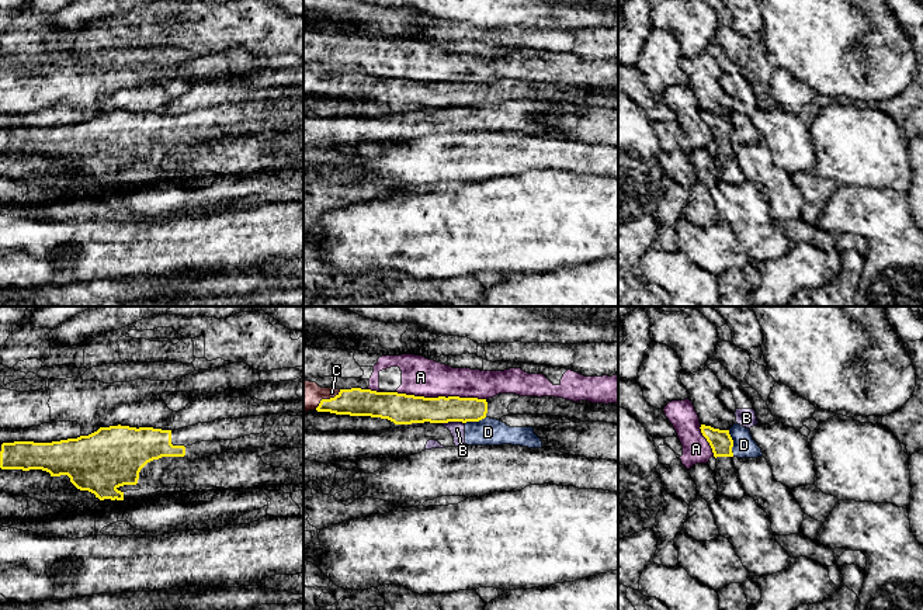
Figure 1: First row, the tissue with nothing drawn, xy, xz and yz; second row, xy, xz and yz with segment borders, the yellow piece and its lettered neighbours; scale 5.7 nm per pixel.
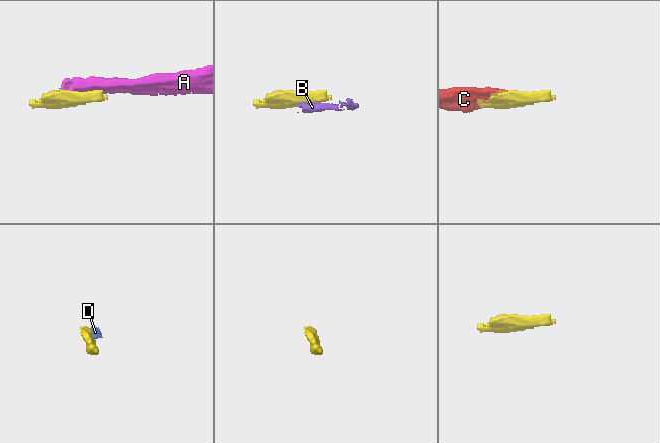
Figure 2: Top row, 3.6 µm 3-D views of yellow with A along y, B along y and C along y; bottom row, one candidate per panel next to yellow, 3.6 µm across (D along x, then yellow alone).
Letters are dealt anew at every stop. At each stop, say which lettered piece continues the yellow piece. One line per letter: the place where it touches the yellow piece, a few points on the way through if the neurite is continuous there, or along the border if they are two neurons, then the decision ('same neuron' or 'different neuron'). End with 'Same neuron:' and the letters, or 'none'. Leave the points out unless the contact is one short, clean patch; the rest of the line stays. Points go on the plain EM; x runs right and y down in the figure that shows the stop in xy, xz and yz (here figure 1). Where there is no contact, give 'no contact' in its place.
A: meets yellow in xz at (441, 82); different neuron
B: meets yellow in xz at (453, 106); different neuron
C: meets yellow in xz at (326, 85); same neuron
D: meets yellow in yz at (732, 128); border along yz (728, 115), (732, 124), (734, 141); different neuron
Same neuron: C

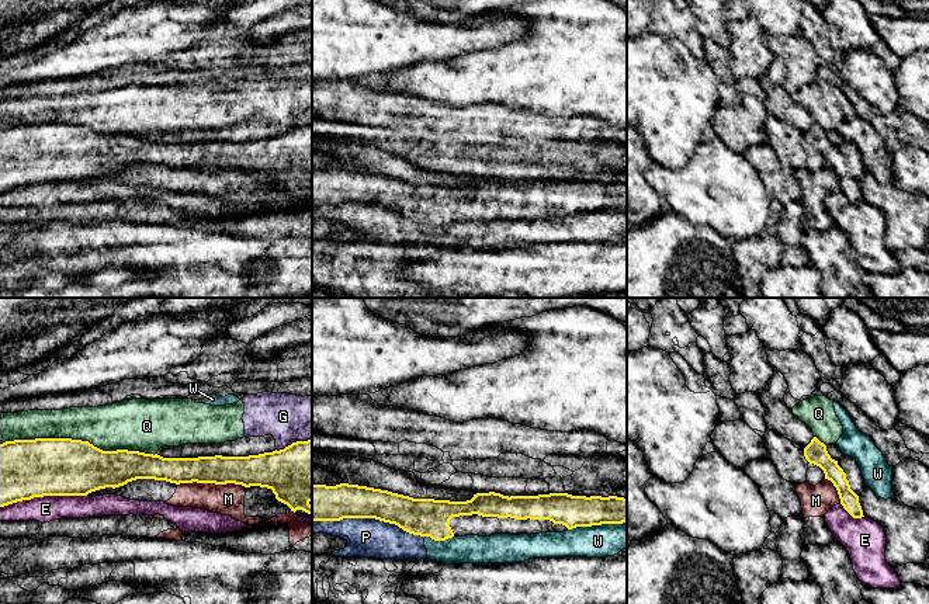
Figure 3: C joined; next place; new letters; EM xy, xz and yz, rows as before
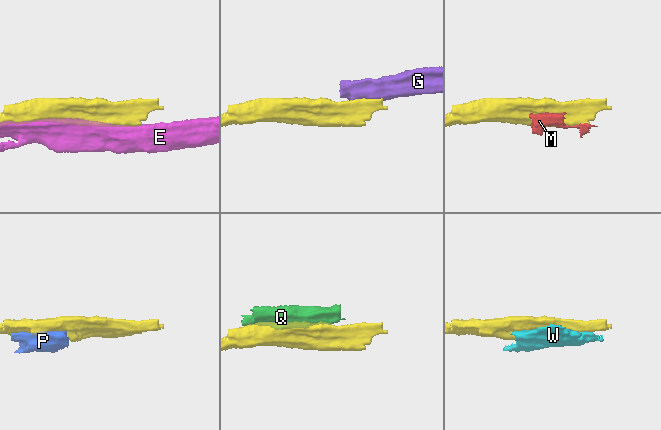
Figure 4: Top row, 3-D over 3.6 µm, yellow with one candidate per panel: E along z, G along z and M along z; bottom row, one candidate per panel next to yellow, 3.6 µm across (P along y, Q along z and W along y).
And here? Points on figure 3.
E: meets yellow in xy at (42, 181); different neuron
G: meets yellow in xy at (293, 128); border along xy (311, 124), (293, 127), (276, 135); different neuron
M: meets yellow in xy at (211, 167); border along xy (177, 169), (214, 167), (241, 169), (245, 172); different neuron
P: meets yellow in xz at (368, 202); different neuron
Q: meets yellow in xy at (80, 125); different neuron
W: meets yellow in xz at (595, 209); border along xz (621, 208), (576, 211), (568, 215); different neuron
Same neuron: none

